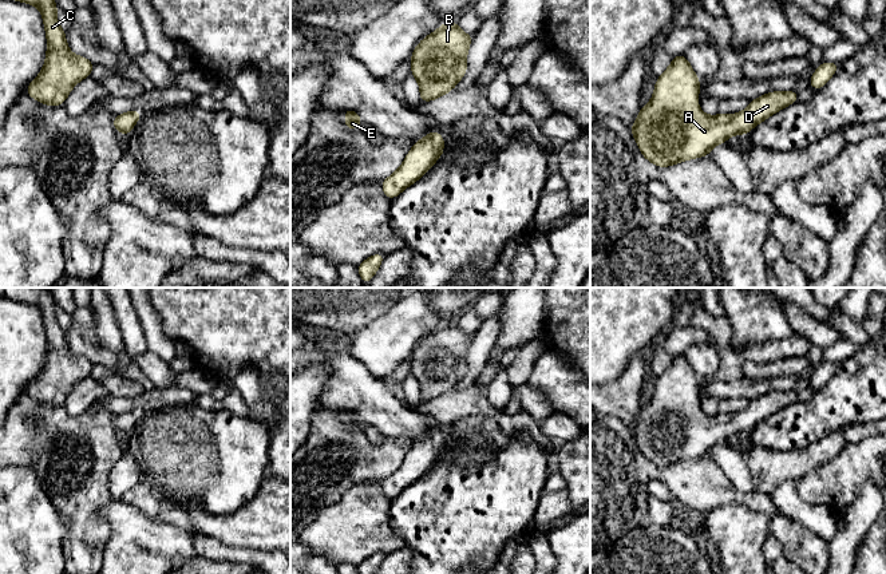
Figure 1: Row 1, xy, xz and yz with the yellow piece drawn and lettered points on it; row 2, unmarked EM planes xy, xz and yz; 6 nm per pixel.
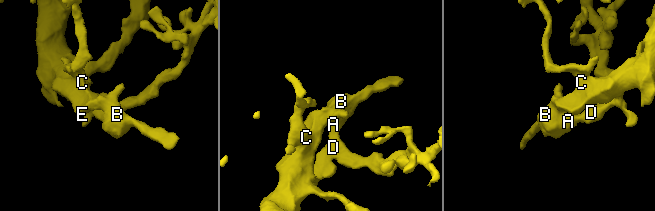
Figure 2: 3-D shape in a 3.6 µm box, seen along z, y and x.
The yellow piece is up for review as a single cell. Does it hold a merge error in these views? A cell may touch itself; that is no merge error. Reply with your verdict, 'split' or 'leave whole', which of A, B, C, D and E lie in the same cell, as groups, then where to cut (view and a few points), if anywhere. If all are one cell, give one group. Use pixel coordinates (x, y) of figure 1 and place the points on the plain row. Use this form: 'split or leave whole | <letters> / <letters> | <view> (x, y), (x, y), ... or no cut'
leave whole | A B C D E | no cut

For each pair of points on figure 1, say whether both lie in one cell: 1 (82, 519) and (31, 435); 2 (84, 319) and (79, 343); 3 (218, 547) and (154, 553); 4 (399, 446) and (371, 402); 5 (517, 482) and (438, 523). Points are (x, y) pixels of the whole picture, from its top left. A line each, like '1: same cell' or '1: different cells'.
1: same cell
2: same cell
3: different cells
4: different cells
5: same cell

